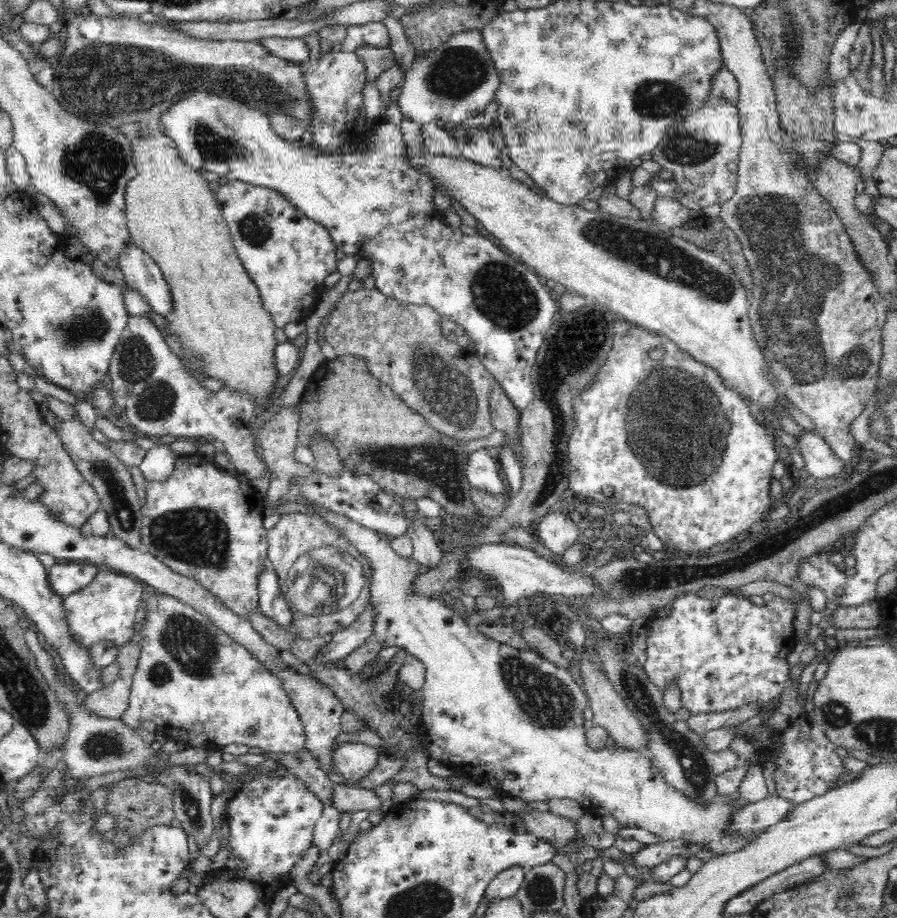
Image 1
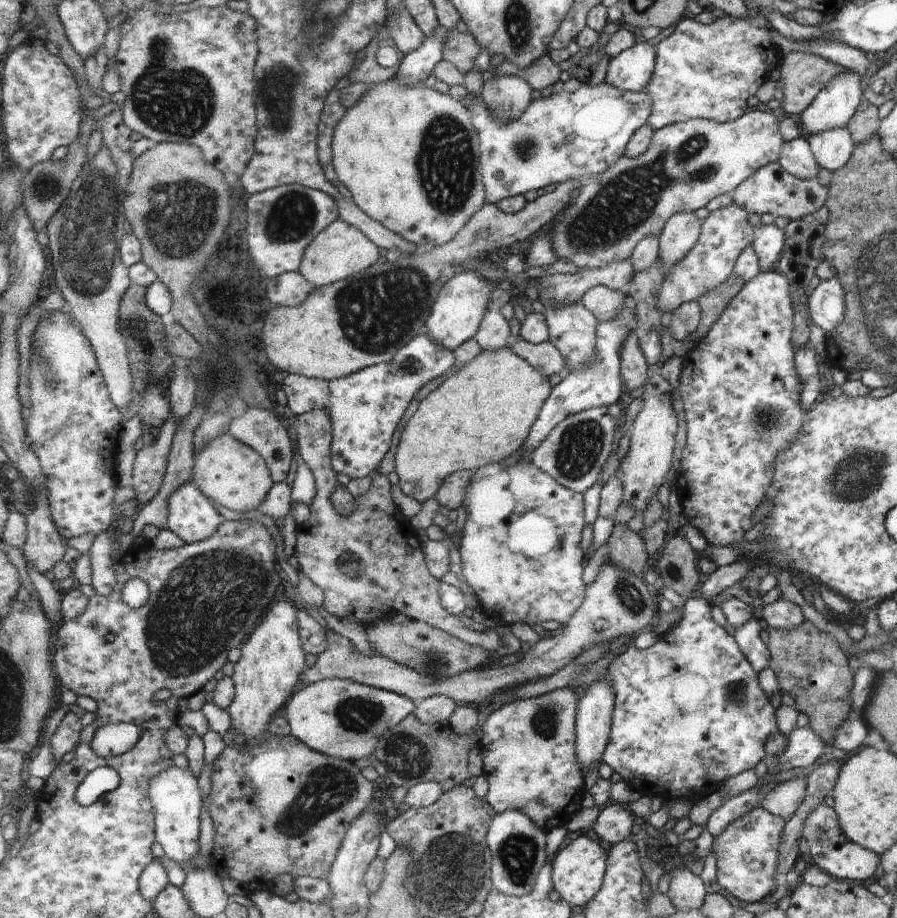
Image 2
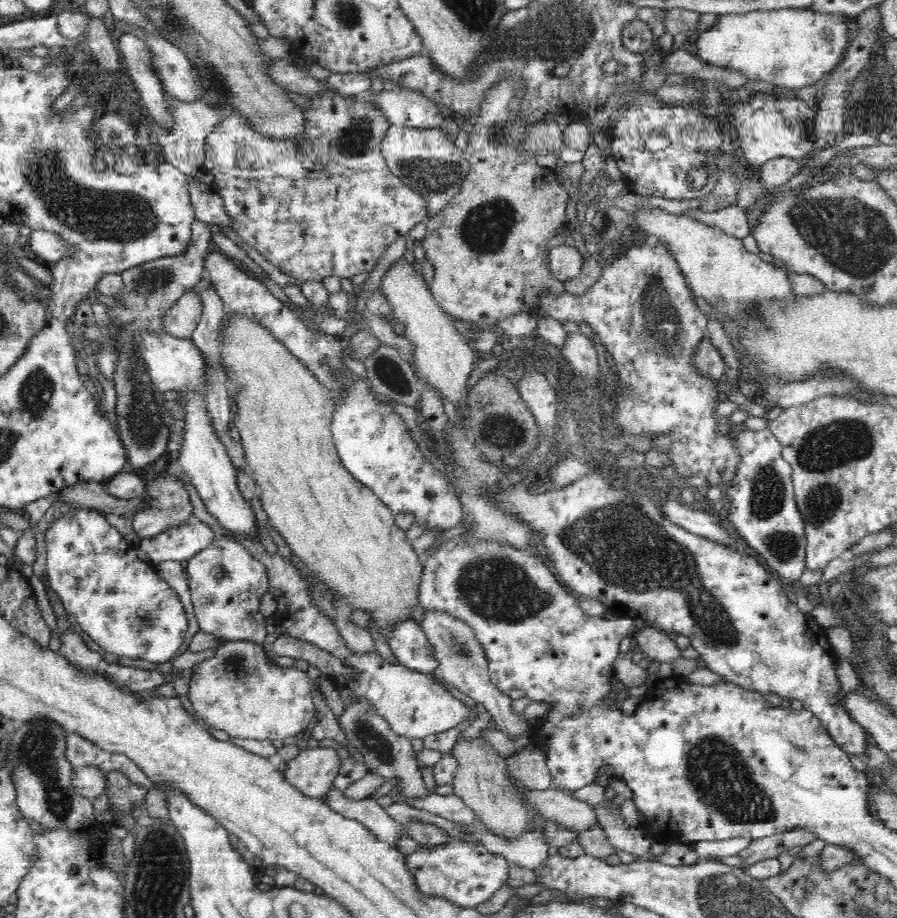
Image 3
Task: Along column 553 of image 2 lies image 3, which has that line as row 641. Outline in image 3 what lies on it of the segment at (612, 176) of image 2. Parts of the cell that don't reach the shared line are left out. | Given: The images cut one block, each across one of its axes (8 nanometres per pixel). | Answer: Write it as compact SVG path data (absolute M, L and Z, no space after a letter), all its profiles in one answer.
M229 641L215 649L214 655L202 661L189 682L187 704L193 712L209 724L210 728L223 730L230 737L250 740L284 740L304 733L317 715L314 708L307 672L296 667L281 667L274 663L263 644L248 641Z

